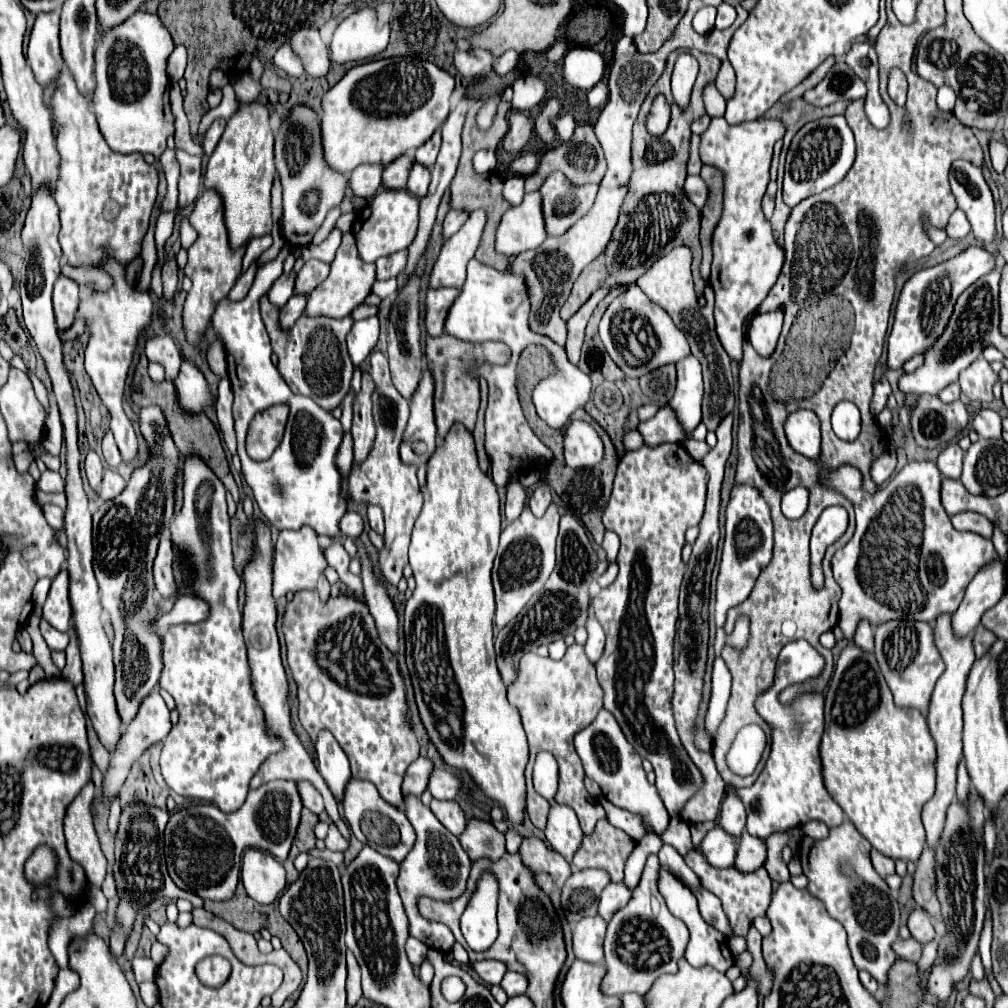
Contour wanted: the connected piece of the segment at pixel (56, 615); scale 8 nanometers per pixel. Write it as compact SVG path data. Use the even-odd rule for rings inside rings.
M66 566L52 582L48 600L44 604L44 618L60 632L66 632L70 628L72 606L70 606L70 576Z

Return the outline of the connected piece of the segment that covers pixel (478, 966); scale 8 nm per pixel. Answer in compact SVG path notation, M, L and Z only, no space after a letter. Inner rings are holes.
M482 960L482 962L472 962L472 968L480 974L480 978L488 984L500 984L504 974L508 972L504 962L498 960Z

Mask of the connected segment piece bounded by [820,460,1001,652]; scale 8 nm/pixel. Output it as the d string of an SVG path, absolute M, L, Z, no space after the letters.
M920 460L920 462L906 464L884 490L878 490L876 496L863 490L862 474L850 464L840 464L838 468L822 466L820 484L832 486L838 494L844 494L854 504L856 534L844 548L840 548L834 554L832 572L834 572L834 580L842 588L838 626L846 640L854 640L854 634L856 634L854 644L866 652L874 652L874 630L872 628L876 628L880 622L888 622L892 618L894 620L914 618L922 622L934 622L938 614L954 612L960 606L960 600L964 598L964 592L972 576L976 576L978 568L982 568L990 560L1001 561L990 540L974 532L954 530L950 516L946 514L940 502L942 474L936 462Z

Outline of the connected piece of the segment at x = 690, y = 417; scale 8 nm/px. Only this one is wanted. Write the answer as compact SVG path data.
M688 356L676 364L678 368L678 384L676 394L668 402L670 408L680 416L680 424L690 434L701 421L704 382L702 382L702 366L694 356Z

